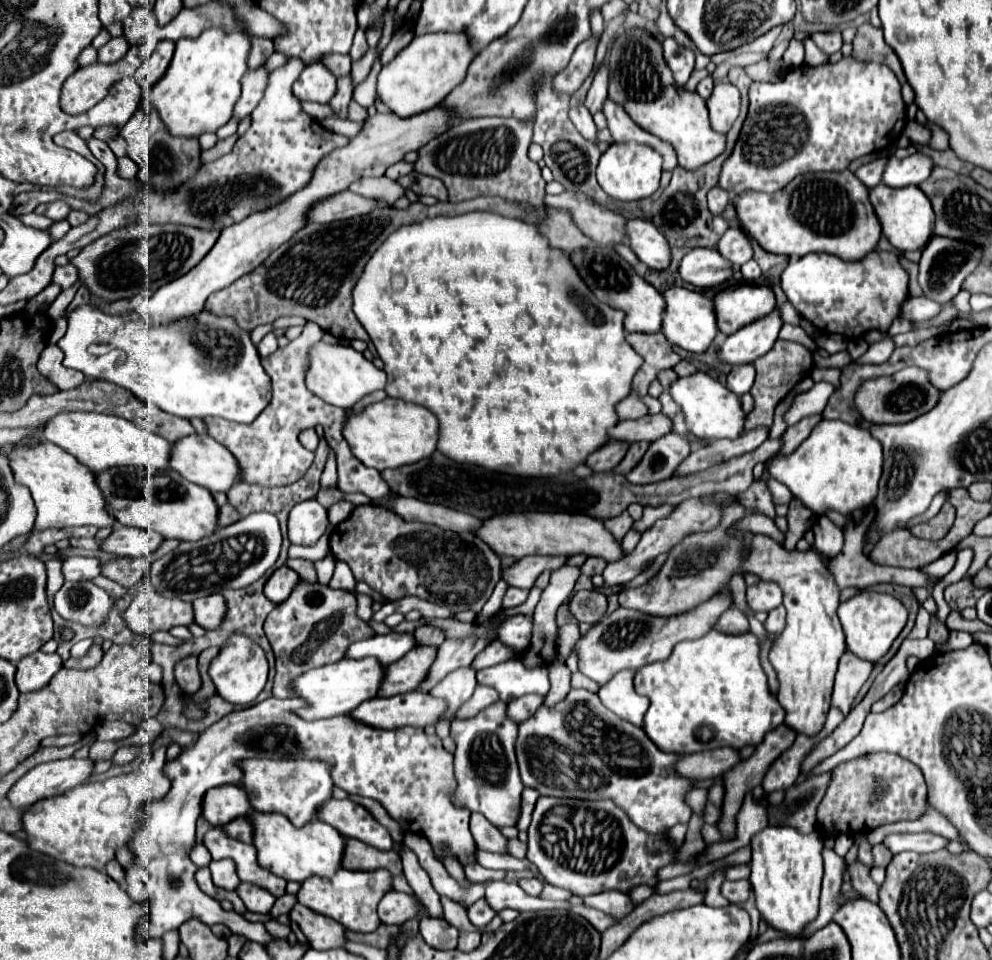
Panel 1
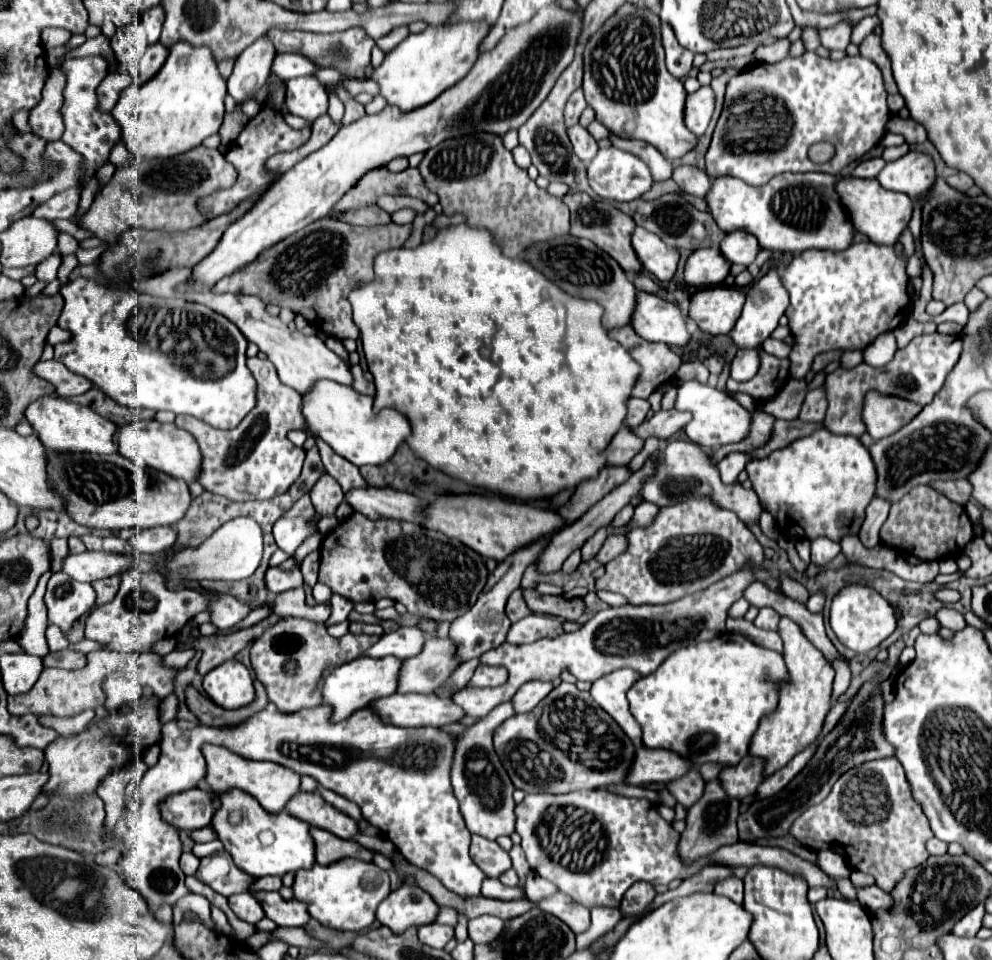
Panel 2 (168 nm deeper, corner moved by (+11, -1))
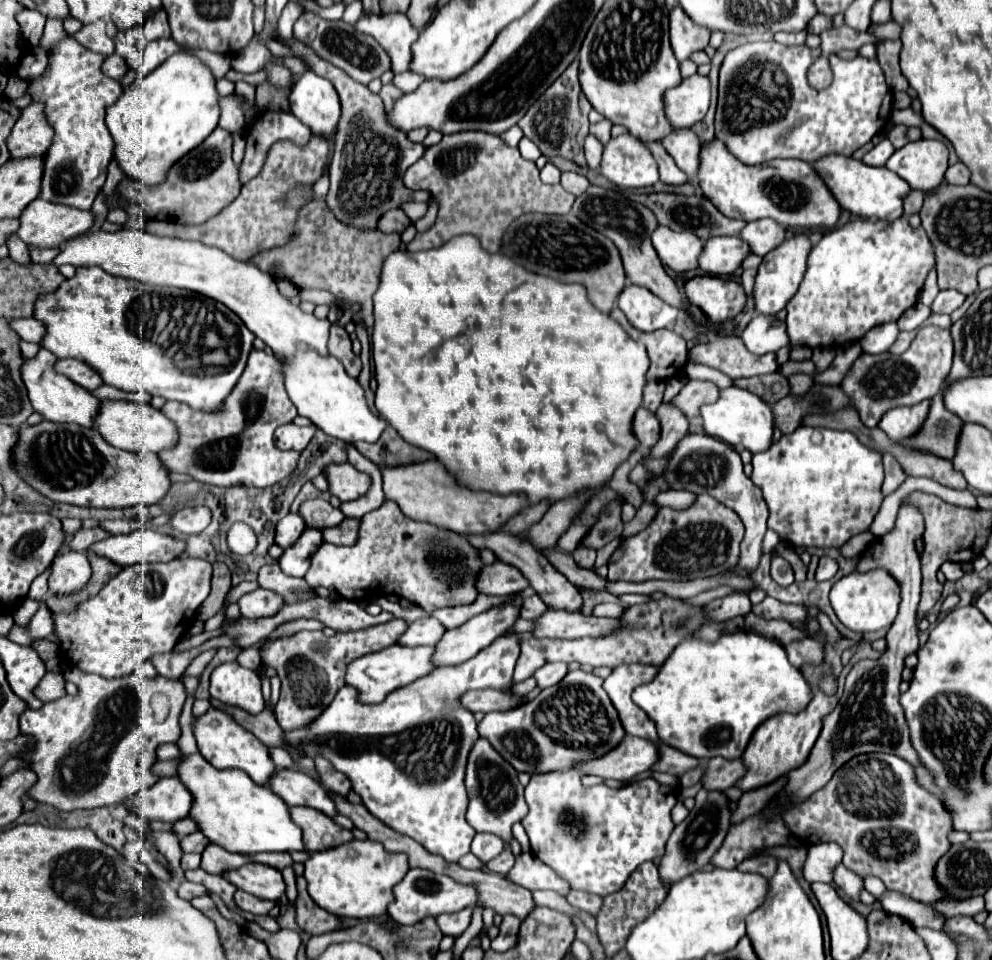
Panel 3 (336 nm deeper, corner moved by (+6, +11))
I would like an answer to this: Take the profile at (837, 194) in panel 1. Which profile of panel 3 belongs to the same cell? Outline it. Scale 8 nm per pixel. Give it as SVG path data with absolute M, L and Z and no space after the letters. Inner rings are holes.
M719 140L701 148L699 186L721 214L735 220L771 218L783 228L831 228L841 216L839 202L813 164L805 160L771 160L769 164L747 166L729 154Z

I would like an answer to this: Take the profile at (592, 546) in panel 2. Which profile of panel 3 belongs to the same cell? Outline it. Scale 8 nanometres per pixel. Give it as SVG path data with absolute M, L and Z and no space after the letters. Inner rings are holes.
M579 546L573 550L573 560L577 562L579 568L593 568L595 562L595 548L587 548L587 546Z

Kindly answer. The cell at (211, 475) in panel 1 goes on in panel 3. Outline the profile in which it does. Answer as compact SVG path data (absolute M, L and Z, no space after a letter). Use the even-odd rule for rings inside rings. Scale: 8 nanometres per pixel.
M103 402L101 412L97 414L97 432L109 440L109 444L129 450L129 452L153 452L159 454L163 450L173 450L179 444L179 430L173 420L169 420L161 410L153 408L151 404L137 404L137 402Z

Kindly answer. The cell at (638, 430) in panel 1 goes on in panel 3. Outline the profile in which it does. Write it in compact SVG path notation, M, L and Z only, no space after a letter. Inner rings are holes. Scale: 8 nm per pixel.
M689 380L681 392L671 400L675 408L679 408L689 420L699 416L699 408L705 402L713 402L719 396L719 388L711 382L701 382L701 380Z

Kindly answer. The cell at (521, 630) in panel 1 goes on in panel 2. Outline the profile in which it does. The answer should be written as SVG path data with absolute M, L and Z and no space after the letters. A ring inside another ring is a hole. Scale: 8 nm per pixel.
M532 614L532 616L526 616L524 620L512 624L512 628L508 632L508 642L510 644L532 644L540 638L556 638L560 634L564 634L560 618Z

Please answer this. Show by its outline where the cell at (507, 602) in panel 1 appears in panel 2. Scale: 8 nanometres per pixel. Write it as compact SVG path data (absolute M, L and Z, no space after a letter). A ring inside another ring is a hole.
M520 588L514 590L512 596L508 598L506 614L508 614L508 618L510 618L512 622L518 622L518 620L522 620L524 616L530 616L530 614L532 614L532 612L528 612L528 606L526 606L526 602L524 602L524 598L522 598L522 590L520 590Z

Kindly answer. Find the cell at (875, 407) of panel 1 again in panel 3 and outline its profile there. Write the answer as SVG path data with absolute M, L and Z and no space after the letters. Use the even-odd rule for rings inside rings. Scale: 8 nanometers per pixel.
M923 400L915 406L897 406L883 414L879 428L891 438L891 440L903 440L905 436L913 434L919 424L925 420L929 410L929 400Z

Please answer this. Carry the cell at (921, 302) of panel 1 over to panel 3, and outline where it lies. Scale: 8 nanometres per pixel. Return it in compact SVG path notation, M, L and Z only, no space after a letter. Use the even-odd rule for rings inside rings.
M941 290L931 306L933 312L943 312L943 314L951 314L955 308L959 308L963 304L965 296L957 290Z

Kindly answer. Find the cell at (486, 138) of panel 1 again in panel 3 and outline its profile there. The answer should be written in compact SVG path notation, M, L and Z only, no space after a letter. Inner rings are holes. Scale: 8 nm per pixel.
M457 132L425 150L403 176L403 184L411 190L429 190L439 202L435 224L419 232L407 248L413 252L431 250L457 234L479 236L487 252L499 252L503 234L509 224L529 212L569 214L575 196L561 184L543 184L535 162L523 160L519 148L507 146L499 136L489 132Z

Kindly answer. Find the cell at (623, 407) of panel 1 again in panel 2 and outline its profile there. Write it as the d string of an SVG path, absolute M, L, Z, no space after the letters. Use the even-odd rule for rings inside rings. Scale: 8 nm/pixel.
M630 398L628 400L628 418L626 418L626 426L636 428L644 422L646 414L650 410L650 402L642 400L642 398Z

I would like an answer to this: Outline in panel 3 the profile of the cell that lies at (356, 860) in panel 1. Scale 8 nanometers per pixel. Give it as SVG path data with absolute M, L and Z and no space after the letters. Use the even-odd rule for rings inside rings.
M291 808L293 820L305 830L305 848L311 852L329 850L353 840L353 832L337 826L329 816L313 808Z

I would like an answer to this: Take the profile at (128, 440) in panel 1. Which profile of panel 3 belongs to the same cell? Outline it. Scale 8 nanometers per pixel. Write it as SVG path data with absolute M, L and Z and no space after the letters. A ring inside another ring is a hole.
M41 348L33 360L25 360L23 364L23 382L29 390L29 400L45 420L57 424L79 424L83 428L95 428L95 418L101 408L101 400L97 400L89 390L73 384L69 378L57 374L53 370L53 362L57 356L53 352Z

